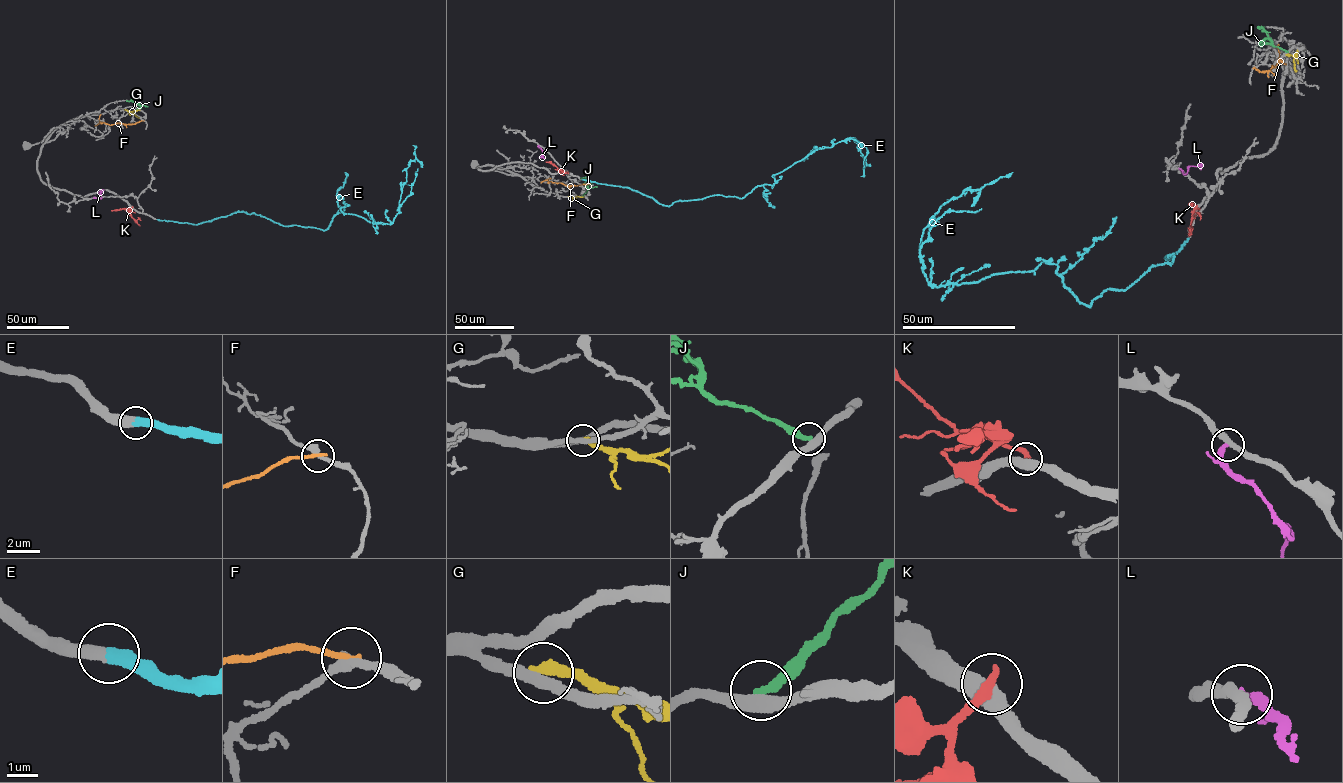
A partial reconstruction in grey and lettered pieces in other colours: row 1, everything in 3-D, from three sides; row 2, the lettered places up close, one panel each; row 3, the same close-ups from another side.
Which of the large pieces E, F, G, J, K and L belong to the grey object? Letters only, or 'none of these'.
E

